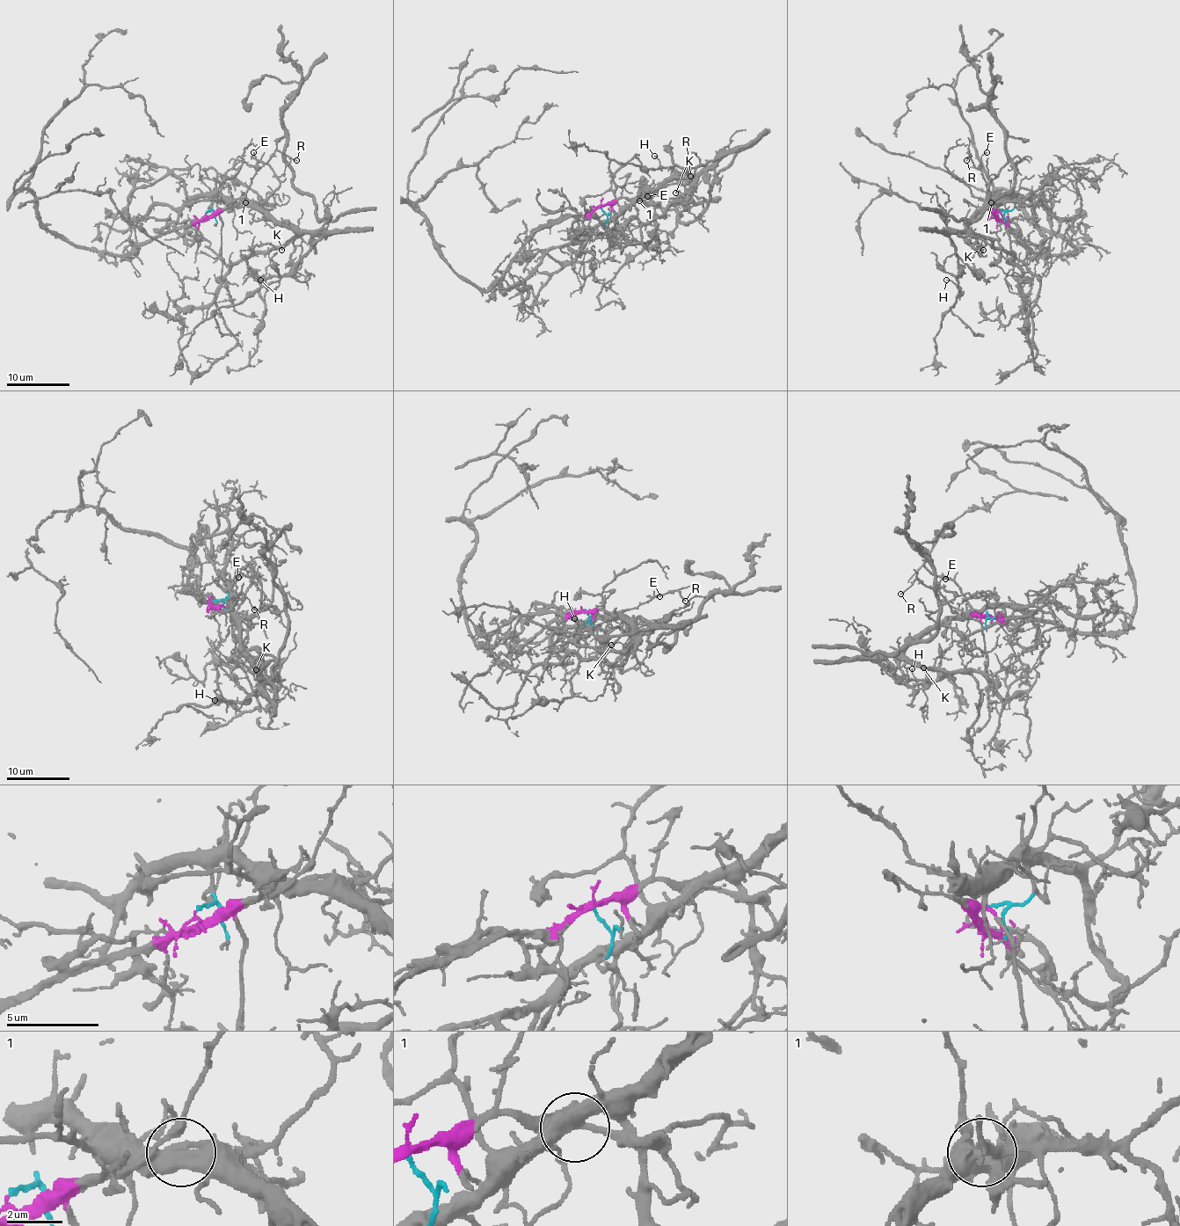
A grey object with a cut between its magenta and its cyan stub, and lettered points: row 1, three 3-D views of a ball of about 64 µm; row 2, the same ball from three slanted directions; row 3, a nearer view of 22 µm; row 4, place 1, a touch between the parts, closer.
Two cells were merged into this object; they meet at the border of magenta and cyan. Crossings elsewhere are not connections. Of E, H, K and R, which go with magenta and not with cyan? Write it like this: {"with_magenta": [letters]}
{"with_magenta": ["E", "R"]}

